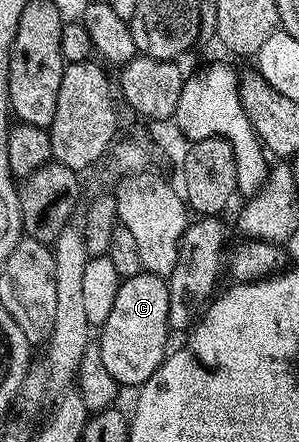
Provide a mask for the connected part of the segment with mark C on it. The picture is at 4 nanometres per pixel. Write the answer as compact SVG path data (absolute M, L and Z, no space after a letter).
M142 272L122 281L111 314L99 327L101 333L99 349L103 356L103 368L111 372L118 387L140 388L147 379L156 375L157 369L165 361L171 337L167 320L168 303L168 281L158 274Z

